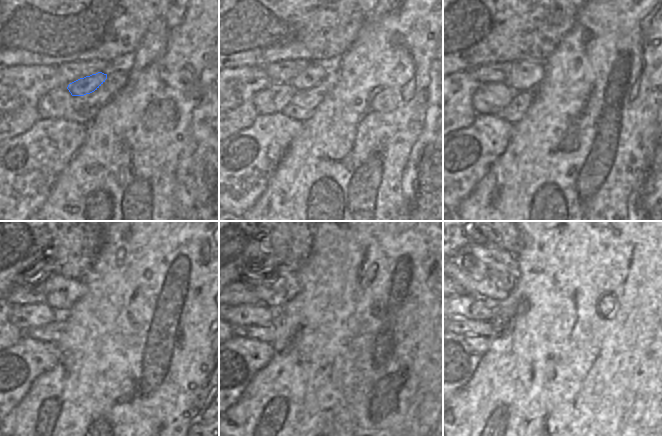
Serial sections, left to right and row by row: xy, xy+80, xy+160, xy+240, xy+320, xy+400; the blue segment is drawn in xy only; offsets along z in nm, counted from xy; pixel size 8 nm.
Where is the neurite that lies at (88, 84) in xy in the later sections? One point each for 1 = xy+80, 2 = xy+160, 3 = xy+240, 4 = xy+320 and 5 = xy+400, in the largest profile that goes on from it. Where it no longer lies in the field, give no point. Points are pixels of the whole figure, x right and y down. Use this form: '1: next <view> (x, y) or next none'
1: next xy+80 (314, 73)
2: next xy+160 (524, 75)
3: next xy+240 (61, 293)
4: next xy+320 (280, 285)
5: next xy+400 (492, 275)

